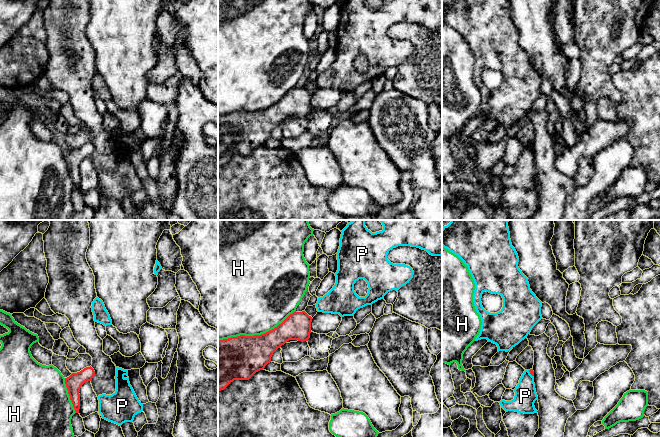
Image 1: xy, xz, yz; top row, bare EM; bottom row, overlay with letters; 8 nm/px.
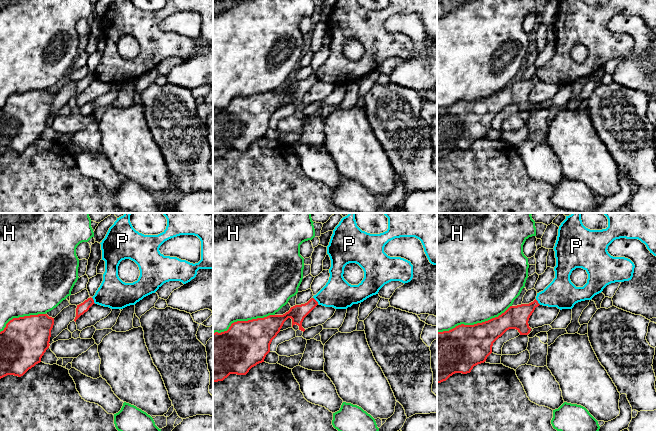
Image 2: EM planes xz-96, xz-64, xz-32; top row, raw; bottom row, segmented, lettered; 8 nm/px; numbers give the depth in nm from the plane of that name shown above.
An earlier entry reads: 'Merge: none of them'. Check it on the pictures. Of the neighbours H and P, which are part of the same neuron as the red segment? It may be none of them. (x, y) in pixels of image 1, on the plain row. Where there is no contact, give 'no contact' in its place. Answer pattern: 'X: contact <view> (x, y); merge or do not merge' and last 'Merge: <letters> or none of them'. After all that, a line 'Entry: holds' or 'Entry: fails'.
H: contact xz (256, 111); do not merge
P: contact yz (530, 149); do not merge
Merge: none of them
Entry: holds

